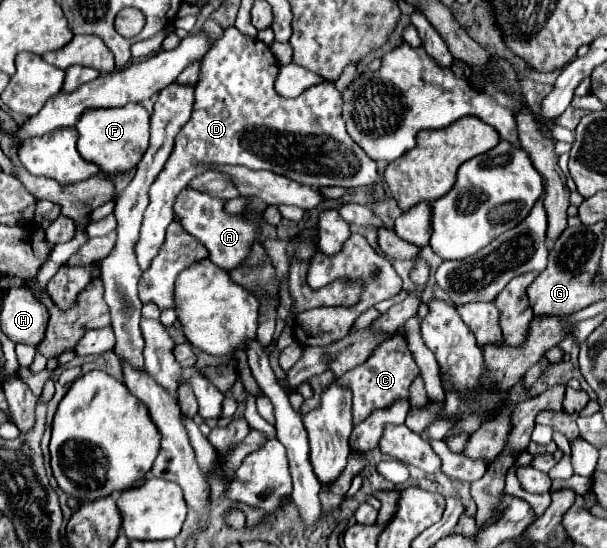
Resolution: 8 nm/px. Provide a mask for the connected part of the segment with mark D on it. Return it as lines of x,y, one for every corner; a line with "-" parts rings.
226,28
224,36
206,52
200,78
196,82
196,102
192,118
186,122
186,126
178,132
174,150
164,164
164,170
150,188
150,204
144,214
140,240
136,244
136,256
142,270
146,270
152,262
152,258
160,252
160,246
164,242
166,226
174,220
172,204
176,194
196,176
208,172
210,166
220,164
240,164
252,170
270,170
276,174
282,174
290,180
296,180
298,184
324,188
324,186
344,186
344,188
358,188
358,186
370,186
378,178
378,166
364,154
364,150
348,136
346,124
342,118
342,102
340,92
332,82
322,82
318,86
312,86
302,92
302,96
294,100
284,100
274,92
274,80
278,74
278,60
272,52
264,50
264,43
256,38
242,35
237,28

